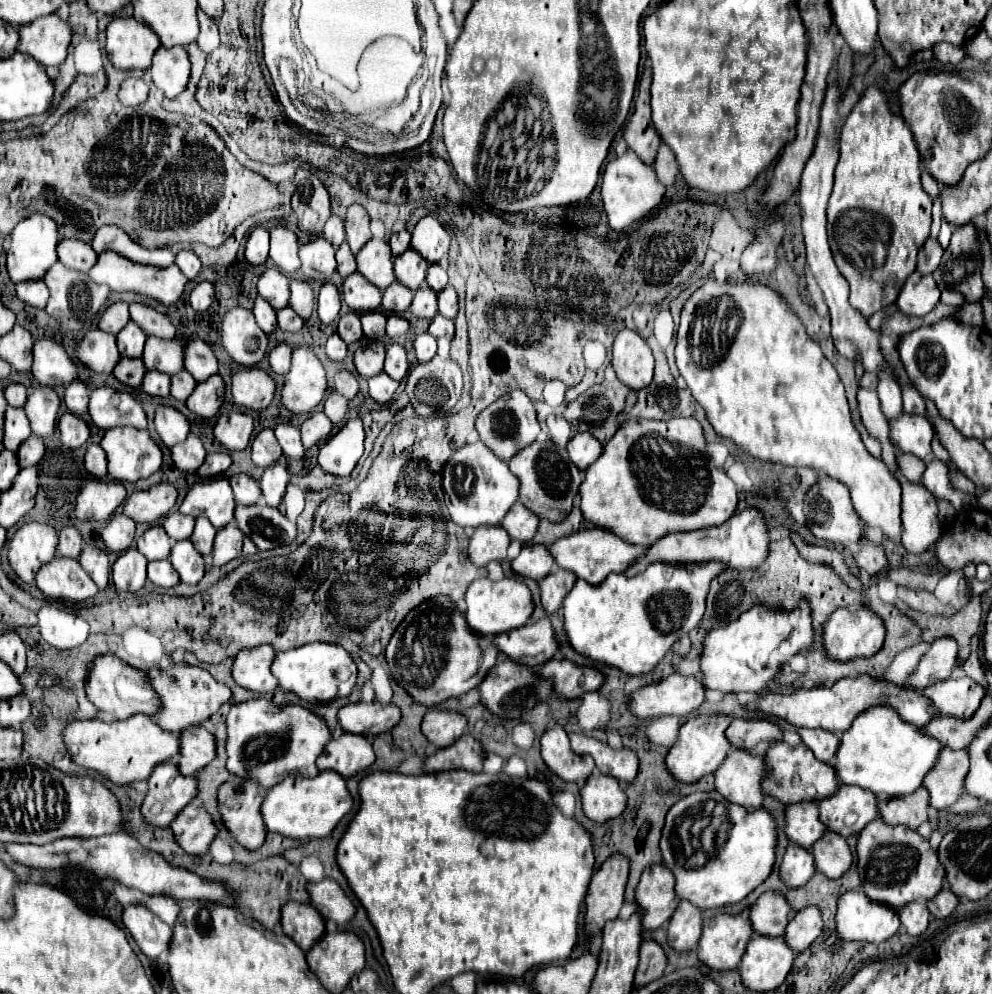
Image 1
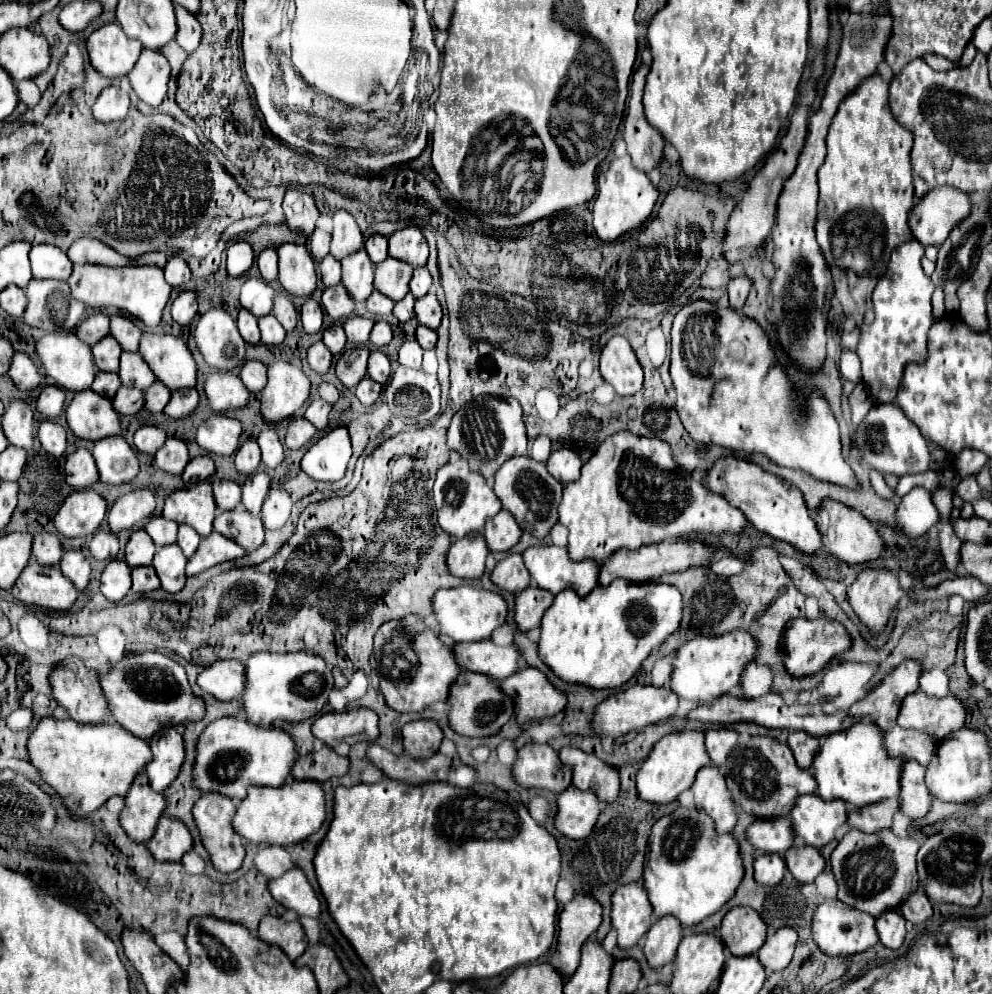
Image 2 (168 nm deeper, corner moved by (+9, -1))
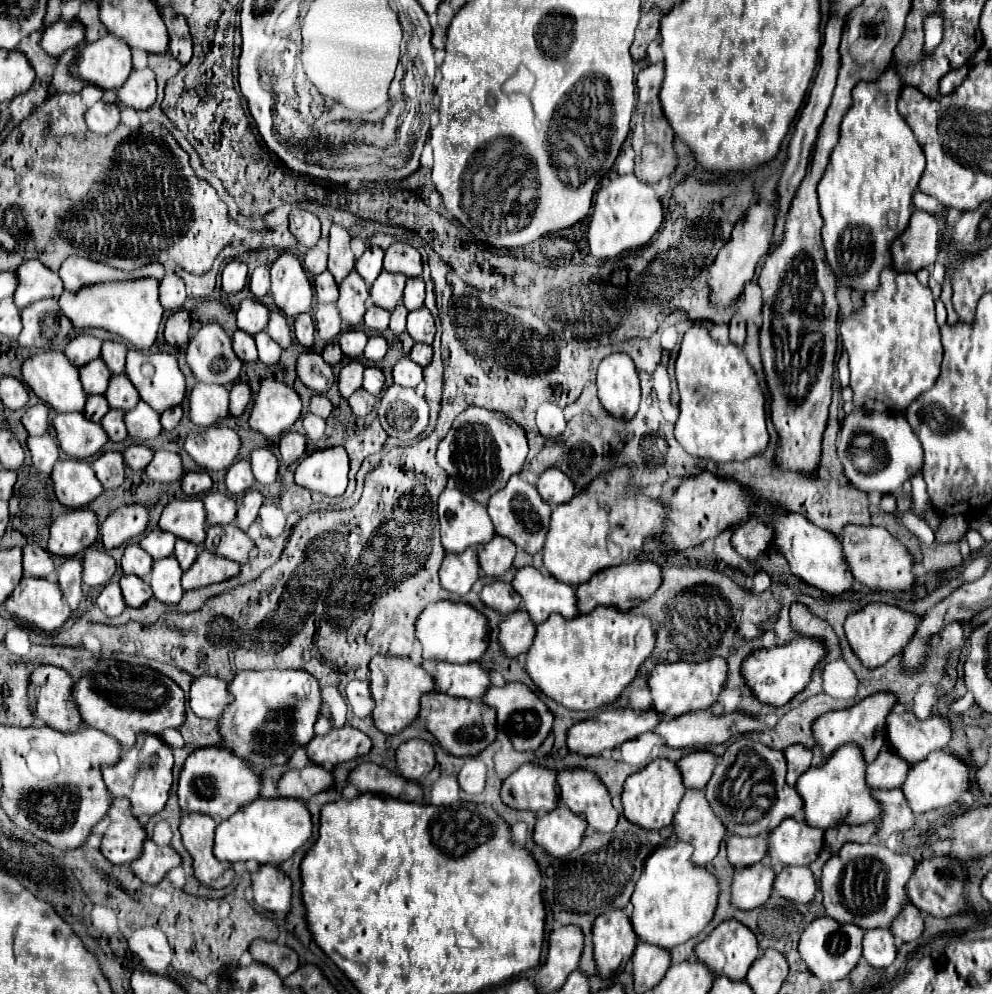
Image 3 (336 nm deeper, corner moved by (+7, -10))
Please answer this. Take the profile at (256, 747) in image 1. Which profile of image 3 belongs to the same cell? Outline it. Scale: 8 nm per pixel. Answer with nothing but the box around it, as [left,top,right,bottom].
[179,747,261,823]

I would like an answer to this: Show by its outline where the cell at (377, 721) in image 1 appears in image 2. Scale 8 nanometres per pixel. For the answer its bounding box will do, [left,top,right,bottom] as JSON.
[313,708,379,748]

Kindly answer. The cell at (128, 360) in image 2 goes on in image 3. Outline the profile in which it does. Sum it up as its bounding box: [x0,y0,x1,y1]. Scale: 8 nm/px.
[105,375,139,411]

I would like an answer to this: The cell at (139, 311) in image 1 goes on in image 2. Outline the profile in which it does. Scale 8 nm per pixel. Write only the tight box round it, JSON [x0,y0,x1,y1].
[109,314,143,350]

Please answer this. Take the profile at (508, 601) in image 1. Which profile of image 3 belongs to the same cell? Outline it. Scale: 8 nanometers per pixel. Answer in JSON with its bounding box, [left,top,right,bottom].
[415,601,487,663]

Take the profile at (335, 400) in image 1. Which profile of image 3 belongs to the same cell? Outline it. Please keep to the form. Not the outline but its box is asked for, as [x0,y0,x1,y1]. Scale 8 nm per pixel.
[303,413,325,441]

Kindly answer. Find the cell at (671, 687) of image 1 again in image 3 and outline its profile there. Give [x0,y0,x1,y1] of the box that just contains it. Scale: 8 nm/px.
[567,709,659,755]

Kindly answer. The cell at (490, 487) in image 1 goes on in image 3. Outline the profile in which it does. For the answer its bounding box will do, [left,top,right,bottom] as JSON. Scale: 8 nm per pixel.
[439,489,495,553]

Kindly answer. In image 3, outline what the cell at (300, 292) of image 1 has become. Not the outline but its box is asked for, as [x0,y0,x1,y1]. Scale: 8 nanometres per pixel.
[265,313,291,349]

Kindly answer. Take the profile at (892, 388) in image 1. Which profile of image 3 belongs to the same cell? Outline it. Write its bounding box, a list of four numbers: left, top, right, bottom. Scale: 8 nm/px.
[841,267,943,411]

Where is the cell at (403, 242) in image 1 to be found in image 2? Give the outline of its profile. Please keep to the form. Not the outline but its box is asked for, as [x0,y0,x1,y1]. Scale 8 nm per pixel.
[365,234,389,264]

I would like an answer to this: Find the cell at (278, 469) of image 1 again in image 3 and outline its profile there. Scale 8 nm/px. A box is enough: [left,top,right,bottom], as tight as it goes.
[237,491,263,531]

